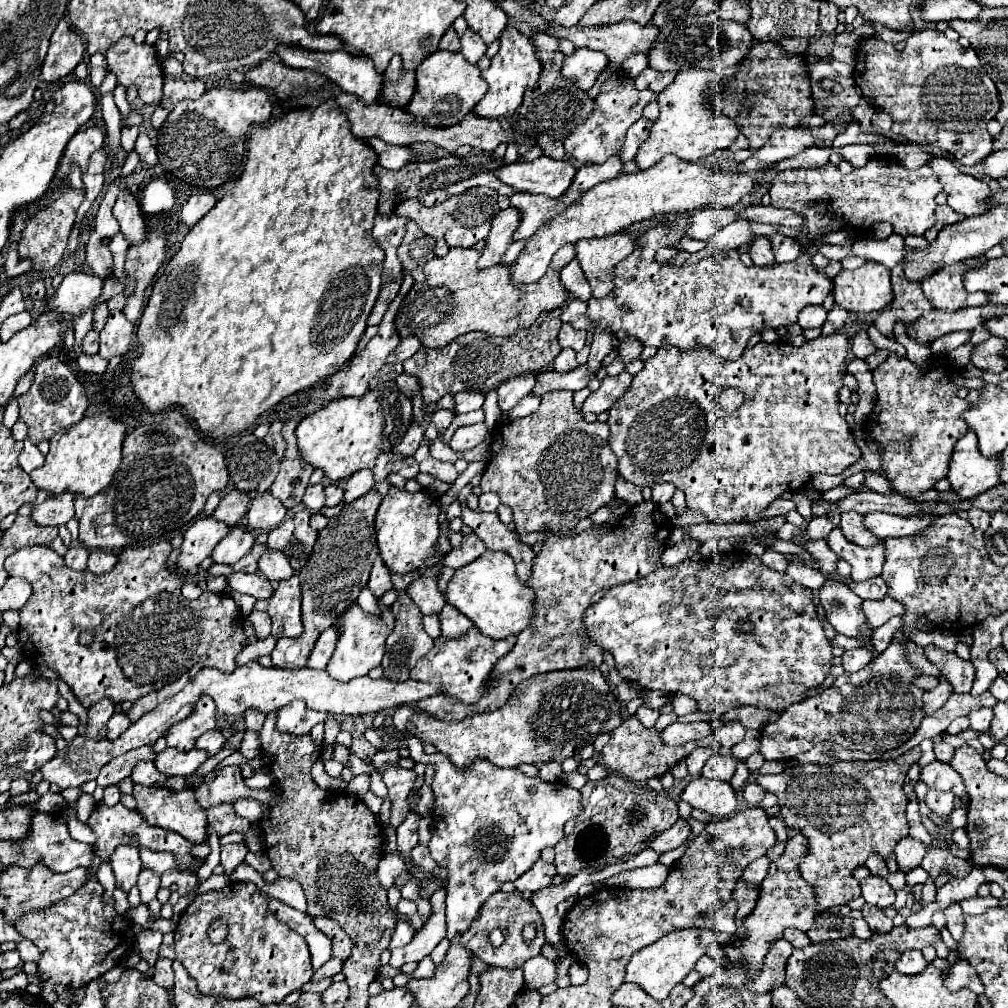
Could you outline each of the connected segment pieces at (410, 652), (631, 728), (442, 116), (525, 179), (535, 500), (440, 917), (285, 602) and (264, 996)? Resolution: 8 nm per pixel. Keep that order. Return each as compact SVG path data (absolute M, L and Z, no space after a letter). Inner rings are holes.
M407 594L395 600L391 612L395 616L395 628L389 634L385 656L393 658L383 658L383 668L389 680L407 680L409 662L429 652L433 638L423 630L423 614Z
M633 716L633 718L625 718L621 722L621 726L613 732L611 740L607 742L607 746L601 752L601 760L603 760L603 764L607 764L607 768L615 770L617 774L621 774L633 782L641 782L641 780L649 780L649 778L661 778L667 770L671 770L679 760L686 758L697 747L709 747L717 752L721 745L716 741L714 734L711 734L701 740L679 745L674 750L673 747L663 744L661 732L643 728L643 724L637 720L637 716Z
M437 50L415 70L415 80L415 94L405 110L423 126L433 128L447 128L461 122L461 118L473 112L475 104L487 92L487 82L481 78L479 66L469 64L459 52L449 54L445 50Z
M541 156L527 164L509 164L497 170L497 178L515 192L545 194L549 198L561 196L573 182L577 168L569 160L551 160Z
M553 390L543 396L537 412L513 422L503 420L491 430L491 458L479 486L483 492L499 494L501 502L513 510L519 534L541 532L545 526L549 526L551 532L573 530L581 518L589 518L615 496L617 458L607 438L609 426L605 422L585 422L575 410L573 392Z
M437 890L431 898L433 914L427 924L413 936L413 940L391 952L389 966L401 968L407 962L419 962L431 954L431 950L445 938L445 890Z
M299 576L289 582L279 582L273 598L269 598L269 616L277 638L295 638L303 632L301 624L301 586Z
M229 882L223 890L199 894L179 918L179 924L175 928L175 950L177 950L177 960L181 960L189 976L197 980L197 990L213 998L229 998L229 1000L257 998L259 1002L275 1004L275 1002L281 1002L291 992L301 990L303 984L307 984L313 976L307 942L289 926L281 924L269 912L265 896L259 892L259 888L253 882ZM227 896L233 896L231 908L229 908L229 902L223 904L223 898L227 900ZM215 918L229 922L229 938L221 946L213 946L207 938L207 928Z

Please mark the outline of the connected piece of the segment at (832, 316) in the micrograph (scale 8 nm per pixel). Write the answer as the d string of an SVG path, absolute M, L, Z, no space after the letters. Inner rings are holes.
M835 306L827 314L827 320L821 327L823 335L829 335L836 332L842 327L849 317L849 313L842 308Z

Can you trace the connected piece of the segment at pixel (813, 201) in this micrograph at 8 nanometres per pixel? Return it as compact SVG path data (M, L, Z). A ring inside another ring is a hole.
M873 156L863 168L855 168L851 174L841 174L831 162L809 170L783 170L775 176L769 194L773 206L791 208L803 216L803 226L795 238L803 246L811 246L829 230L867 232L877 222L889 222L899 236L923 236L937 222L935 196L941 190L939 176L929 166L907 170L895 158Z

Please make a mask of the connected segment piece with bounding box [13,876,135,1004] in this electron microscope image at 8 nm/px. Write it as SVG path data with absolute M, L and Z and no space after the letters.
M91 876L85 882L85 886L81 886L73 896L65 898L63 902L57 902L57 904L51 904L47 908L41 908L41 910L27 910L13 924L17 928L17 932L23 938L31 940L39 948L39 952L41 952L41 958L39 958L41 996L49 1004L55 1004L57 998L59 998L57 996L57 986L63 986L63 988L67 988L67 990L71 990L75 994L79 988L85 988L91 980L101 978L107 970L117 966L135 948L135 934L133 934L131 920L127 916L123 916L123 914L117 914L115 912L115 900L105 902L103 900L103 892L105 890L99 884L99 880L95 876Z

